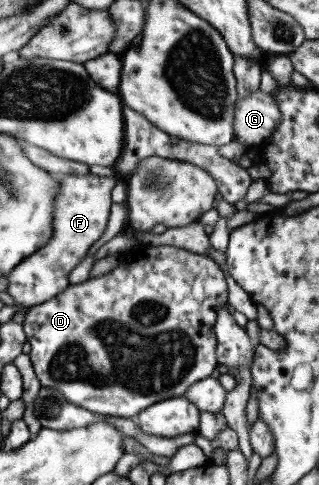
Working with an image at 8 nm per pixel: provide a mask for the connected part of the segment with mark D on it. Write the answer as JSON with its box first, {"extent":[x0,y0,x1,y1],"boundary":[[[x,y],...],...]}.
{"extent":[21,243,227,418],"boundary":[[[137,243],[137,245],[123,251],[117,265],[105,275],[87,278],[78,284],[69,284],[61,293],[46,302],[28,308],[21,326],[25,339],[30,345],[29,361],[40,387],[55,389],[59,391],[67,404],[100,414],[103,417],[128,418],[137,415],[156,402],[167,400],[169,397],[183,396],[189,385],[209,377],[215,367],[220,367],[216,362],[216,339],[213,333],[213,324],[215,324],[217,308],[226,301],[227,283],[225,283],[225,277],[211,258],[175,246],[147,246]]]}

